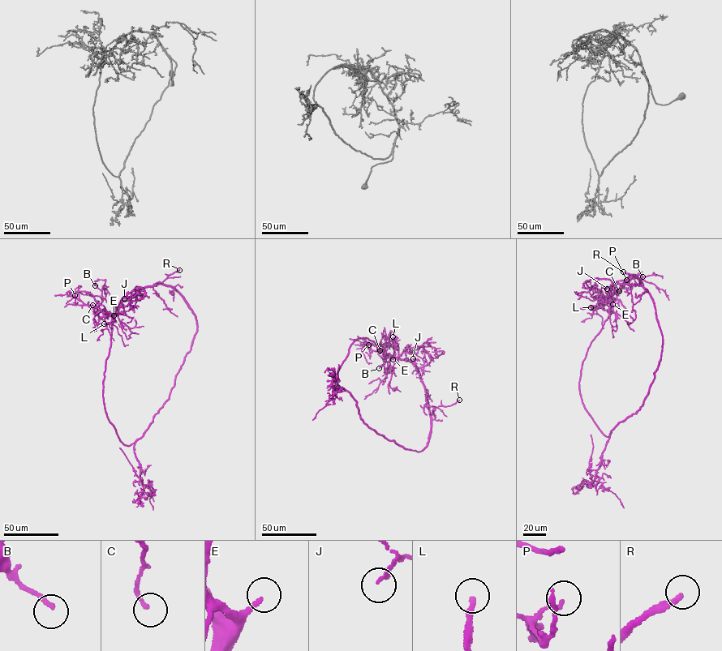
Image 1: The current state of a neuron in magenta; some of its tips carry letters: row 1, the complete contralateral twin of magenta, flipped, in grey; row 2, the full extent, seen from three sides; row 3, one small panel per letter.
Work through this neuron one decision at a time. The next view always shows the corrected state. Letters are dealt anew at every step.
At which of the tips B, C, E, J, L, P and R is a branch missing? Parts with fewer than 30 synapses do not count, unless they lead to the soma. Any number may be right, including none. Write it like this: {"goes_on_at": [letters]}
{"goes_on_at": ["E", "L", "R"]}

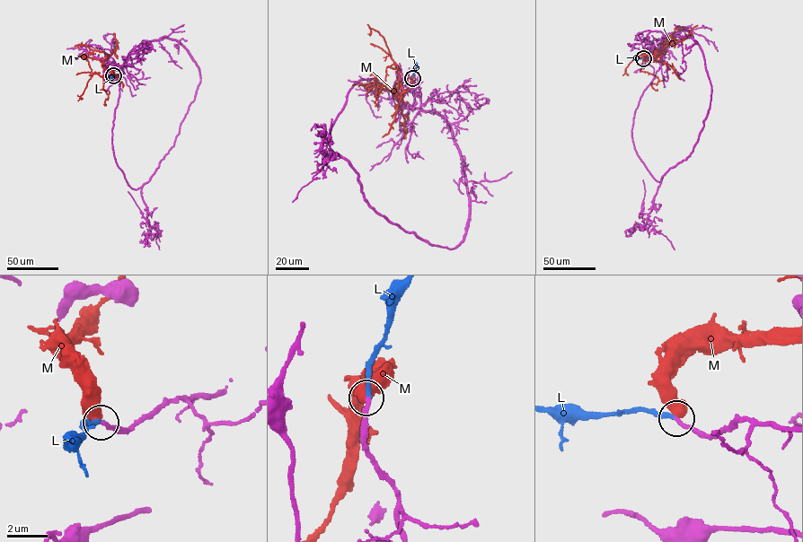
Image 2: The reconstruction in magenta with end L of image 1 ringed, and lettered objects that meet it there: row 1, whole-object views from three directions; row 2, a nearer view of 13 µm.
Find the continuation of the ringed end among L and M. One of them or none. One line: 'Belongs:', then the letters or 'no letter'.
Belongs: L

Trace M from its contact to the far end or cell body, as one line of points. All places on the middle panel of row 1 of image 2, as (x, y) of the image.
M: (412, 77), (410, 86), (401, 92), (399, 69), (388, 66), (377, 97), (375, 87), (369, 89), (368, 95)

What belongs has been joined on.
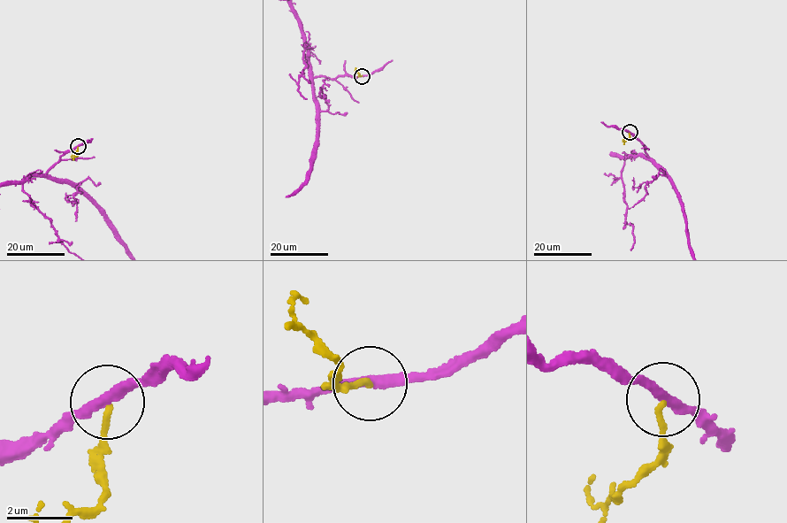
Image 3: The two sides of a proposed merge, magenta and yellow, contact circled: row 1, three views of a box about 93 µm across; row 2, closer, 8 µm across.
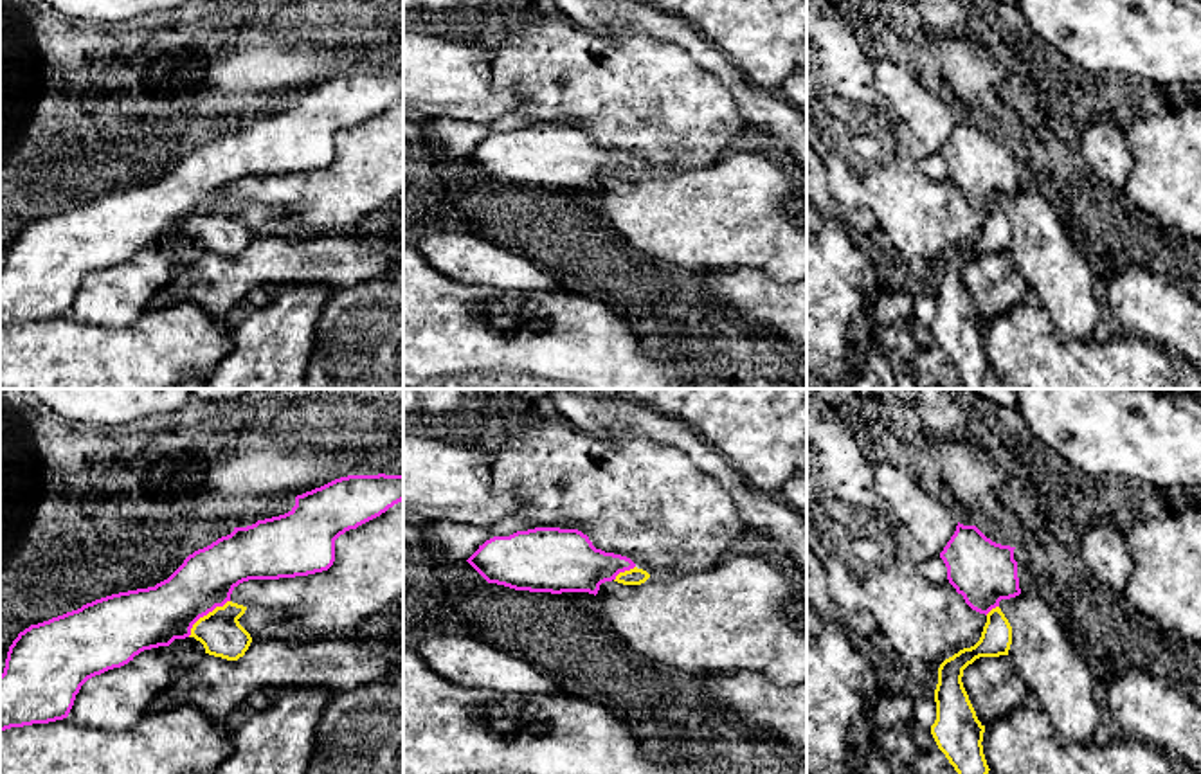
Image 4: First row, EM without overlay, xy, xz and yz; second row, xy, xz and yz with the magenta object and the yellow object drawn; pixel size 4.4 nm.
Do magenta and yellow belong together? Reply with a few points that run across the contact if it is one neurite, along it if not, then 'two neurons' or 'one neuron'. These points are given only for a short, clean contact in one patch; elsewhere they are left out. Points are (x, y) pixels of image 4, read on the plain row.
xy (155, 213), (206, 211), (220, 229) | one neuron

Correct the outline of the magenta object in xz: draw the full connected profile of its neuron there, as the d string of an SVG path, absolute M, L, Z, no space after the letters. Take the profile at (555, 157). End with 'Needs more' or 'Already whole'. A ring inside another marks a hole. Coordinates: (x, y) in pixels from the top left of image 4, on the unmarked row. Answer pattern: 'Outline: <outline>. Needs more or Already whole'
Outline: M535 124L486 137L466 157L488 180L529 189L598 191L605 178L641 182L650 171L621 151L596 146L578 126Z. Needs more

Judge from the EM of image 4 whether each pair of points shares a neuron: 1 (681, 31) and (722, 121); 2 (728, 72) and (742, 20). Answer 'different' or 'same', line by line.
1: different
2: different

